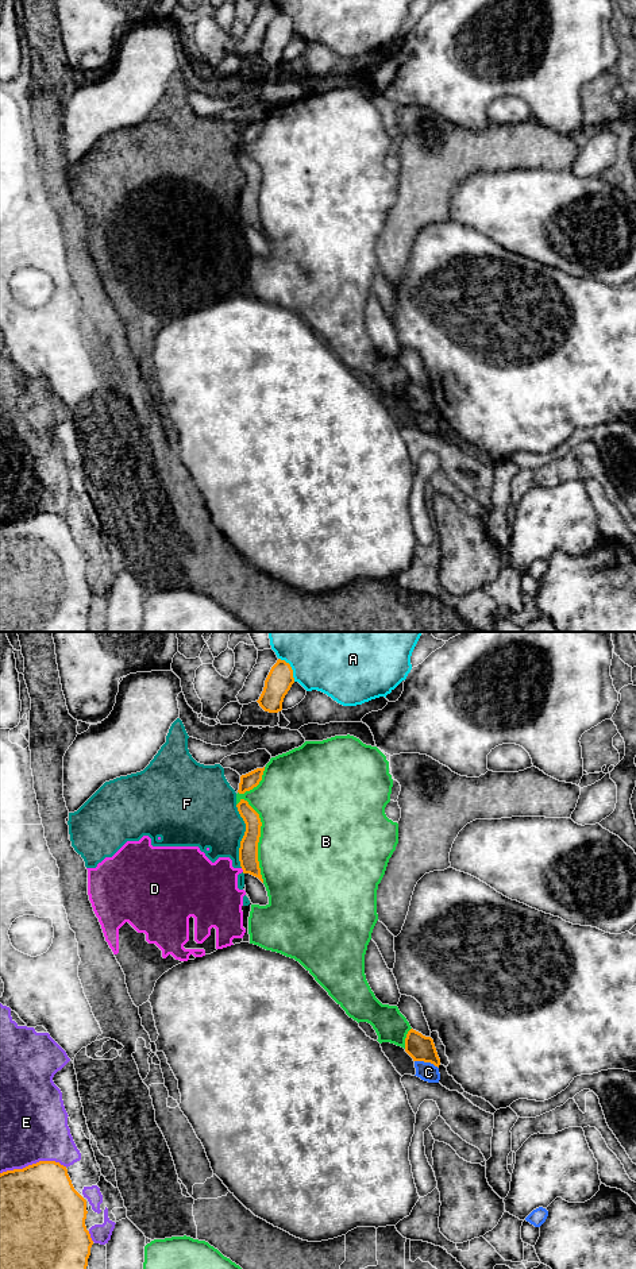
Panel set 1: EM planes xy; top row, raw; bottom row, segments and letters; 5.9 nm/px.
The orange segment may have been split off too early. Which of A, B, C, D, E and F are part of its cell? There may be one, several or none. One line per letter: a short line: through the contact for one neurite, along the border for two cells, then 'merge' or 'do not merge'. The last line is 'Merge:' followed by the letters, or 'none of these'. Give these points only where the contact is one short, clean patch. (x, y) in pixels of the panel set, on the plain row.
A: do not merge
B: do not merge
C: xy (415, 412), (432, 415), (438, 420) | do not merge
D: xy (241, 220), (243, 223) | do not merge
E: do not merge
F: do not merge
Merge: none of these

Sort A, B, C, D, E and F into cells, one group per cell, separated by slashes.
A / B / C / D F / E

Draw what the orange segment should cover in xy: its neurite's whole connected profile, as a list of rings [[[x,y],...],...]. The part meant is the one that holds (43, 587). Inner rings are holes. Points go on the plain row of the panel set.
[[[39,513],[0,525],[0,632],[88,632],[86,618],[93,593],[85,578],[86,566],[86,552],[74,541],[66,518],[59,514]]]

